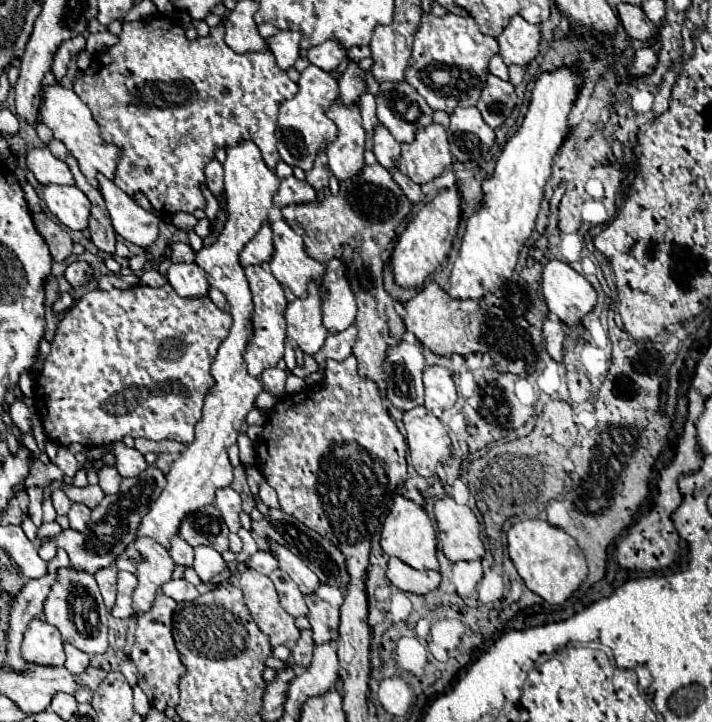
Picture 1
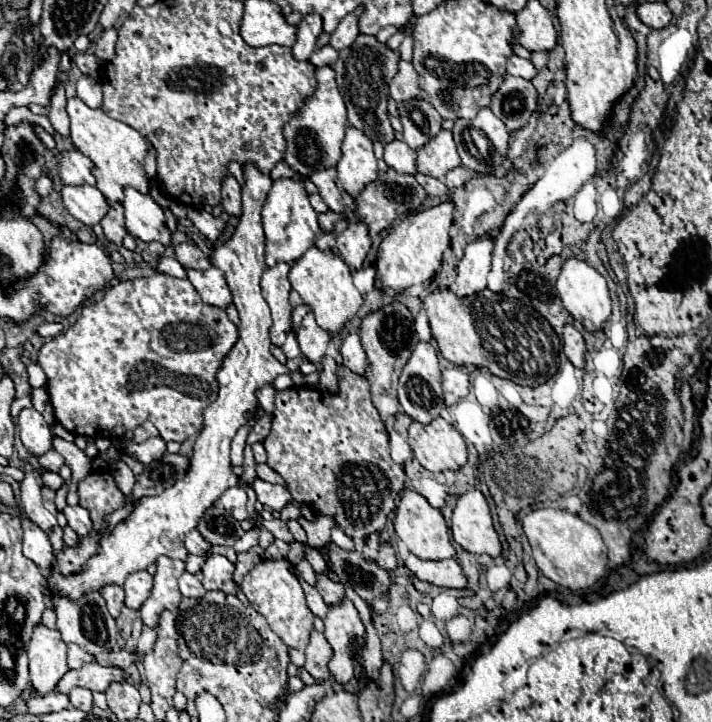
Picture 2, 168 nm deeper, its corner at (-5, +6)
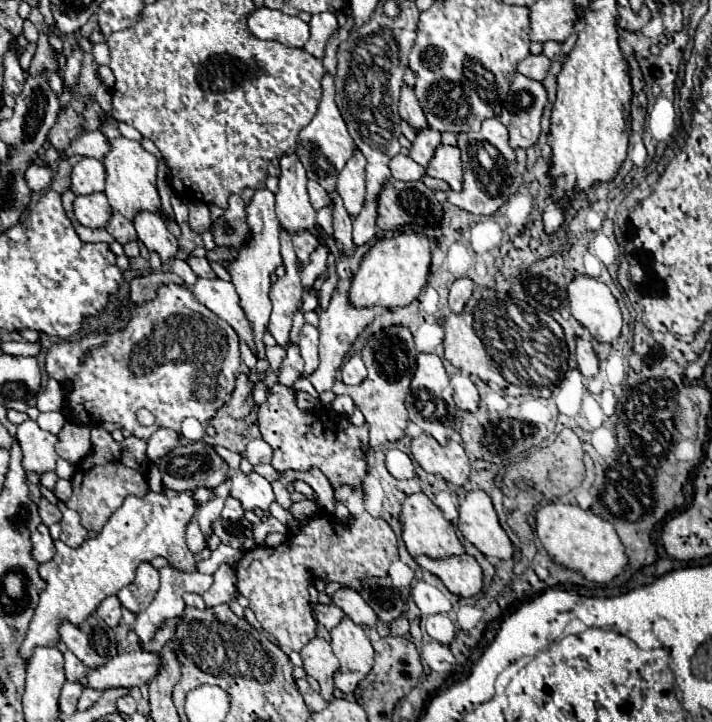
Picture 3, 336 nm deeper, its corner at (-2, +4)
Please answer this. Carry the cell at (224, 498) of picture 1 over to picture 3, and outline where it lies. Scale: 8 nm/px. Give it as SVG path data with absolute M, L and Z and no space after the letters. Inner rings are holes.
M227 497L221 517L229 519L229 521L237 521L237 519L241 519L241 517L243 517L243 513L245 513L245 511L243 511L243 507L241 507L239 499L235 499L235 497Z

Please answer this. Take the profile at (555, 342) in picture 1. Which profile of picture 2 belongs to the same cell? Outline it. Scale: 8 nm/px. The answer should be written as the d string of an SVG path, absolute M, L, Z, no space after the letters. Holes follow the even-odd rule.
M566 325L562 337L564 337L564 353L566 353L566 357L572 361L574 367L584 369L586 367L586 359L584 359L586 343L584 343L582 333L574 325Z

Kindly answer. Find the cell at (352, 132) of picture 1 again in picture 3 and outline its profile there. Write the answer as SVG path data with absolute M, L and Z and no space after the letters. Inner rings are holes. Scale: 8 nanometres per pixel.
M357 149L347 165L337 175L337 191L343 199L343 205L349 215L357 215L363 209L365 199L365 159L363 153Z

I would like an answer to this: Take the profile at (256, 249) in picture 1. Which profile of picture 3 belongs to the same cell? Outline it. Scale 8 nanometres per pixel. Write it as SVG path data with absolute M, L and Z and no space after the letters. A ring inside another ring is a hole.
M295 153L281 157L279 189L275 193L275 213L279 225L289 235L295 231L311 231L319 241L327 241L323 227L315 229L315 209L307 195L307 175Z

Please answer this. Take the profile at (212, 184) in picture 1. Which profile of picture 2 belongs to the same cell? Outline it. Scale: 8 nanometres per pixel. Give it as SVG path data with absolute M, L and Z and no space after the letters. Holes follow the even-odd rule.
M226 177L222 183L222 207L228 215L240 217L242 215L242 205L240 205L240 185L234 177Z

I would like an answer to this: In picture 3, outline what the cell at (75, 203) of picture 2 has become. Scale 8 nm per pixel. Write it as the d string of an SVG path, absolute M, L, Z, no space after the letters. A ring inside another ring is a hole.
M105 193L77 195L73 201L73 213L85 227L105 227L111 217L111 205Z

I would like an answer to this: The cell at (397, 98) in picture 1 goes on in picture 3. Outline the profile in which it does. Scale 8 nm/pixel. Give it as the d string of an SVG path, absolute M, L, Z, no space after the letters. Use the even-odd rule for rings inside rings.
M425 127L423 131L417 131L415 141L409 147L409 157L413 161L417 161L419 165L427 167L429 159L433 157L433 151L435 151L435 147L439 143L441 143L441 133L435 131L435 129L431 129L431 127Z

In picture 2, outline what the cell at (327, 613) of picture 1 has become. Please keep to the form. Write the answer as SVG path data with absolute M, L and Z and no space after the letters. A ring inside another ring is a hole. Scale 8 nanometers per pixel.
M350 599L342 601L342 605L338 605L338 607L330 607L330 613L326 615L324 625L326 625L324 635L326 635L328 643L330 643L332 649L334 649L334 657L330 659L330 665L328 665L328 667L330 667L330 673L332 673L332 677L334 677L336 683L346 685L346 683L354 677L356 655L358 655L358 651L360 651L360 649L364 647L364 643L366 643L364 625L362 625L360 615L358 615L358 611L354 609L354 605L352 605Z

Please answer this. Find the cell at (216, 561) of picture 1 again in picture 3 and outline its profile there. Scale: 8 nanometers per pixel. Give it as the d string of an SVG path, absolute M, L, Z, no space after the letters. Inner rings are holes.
M219 565L219 569L213 573L213 585L203 593L205 605L215 607L221 603L229 603L237 595L235 583L235 569L231 565Z

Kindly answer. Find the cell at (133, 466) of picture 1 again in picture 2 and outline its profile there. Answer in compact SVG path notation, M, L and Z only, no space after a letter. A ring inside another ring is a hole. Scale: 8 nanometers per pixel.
M156 435L156 437L150 437L148 441L144 441L144 443L126 441L126 443L122 443L120 447L122 447L122 451L124 451L126 455L130 455L132 459L148 465L150 461L156 461L158 457L164 455L164 451L166 451L166 441L164 441L160 435Z

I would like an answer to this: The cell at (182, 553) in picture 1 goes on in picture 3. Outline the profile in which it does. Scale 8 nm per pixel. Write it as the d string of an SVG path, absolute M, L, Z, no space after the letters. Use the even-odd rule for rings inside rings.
M191 521L191 523L187 525L187 547L191 549L191 553L199 553L199 551L205 549L205 545L207 545L205 535L201 533L199 525L197 525L195 521Z

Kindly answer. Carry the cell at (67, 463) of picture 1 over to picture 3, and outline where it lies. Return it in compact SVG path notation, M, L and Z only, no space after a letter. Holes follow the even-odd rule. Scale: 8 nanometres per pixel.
M67 421L65 427L59 431L59 443L55 445L57 455L69 461L71 465L77 465L83 455L89 455L91 441L89 441L89 427L77 425Z

